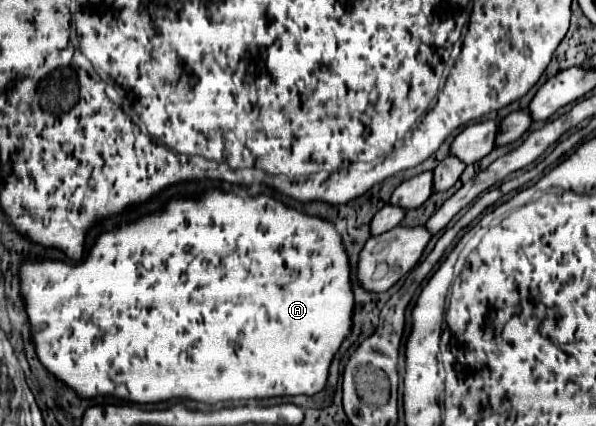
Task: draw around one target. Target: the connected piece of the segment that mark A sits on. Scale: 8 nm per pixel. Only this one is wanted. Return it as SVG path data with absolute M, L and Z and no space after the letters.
M206 189L202 191L198 197L190 197L184 199L180 195L174 195L166 201L166 205L160 211L142 215L130 223L126 223L124 227L112 229L112 231L102 231L96 239L94 245L90 247L88 255L80 261L80 263L68 263L62 259L22 259L20 263L20 295L24 301L24 309L28 313L28 323L30 323L30 331L32 331L32 341L34 341L34 349L36 349L36 357L38 361L44 365L44 369L54 375L58 381L62 381L66 387L70 387L80 399L94 399L94 397L116 397L122 401L130 401L130 403L142 403L142 405L150 405L150 403L164 403L168 399L192 399L192 401L202 401L206 405L216 405L216 403L226 403L226 401L250 401L250 399L272 399L272 397L286 397L286 395L316 395L320 391L324 391L326 383L328 383L328 373L330 373L330 363L334 359L334 355L338 353L340 345L352 335L352 327L354 327L354 279L350 277L350 259L348 253L344 249L344 241L342 241L342 233L336 229L334 223L318 217L318 215L306 215L294 207L284 205L280 199L270 197L270 195L246 195L240 197L236 193L228 193L228 191L220 191L220 189Z

